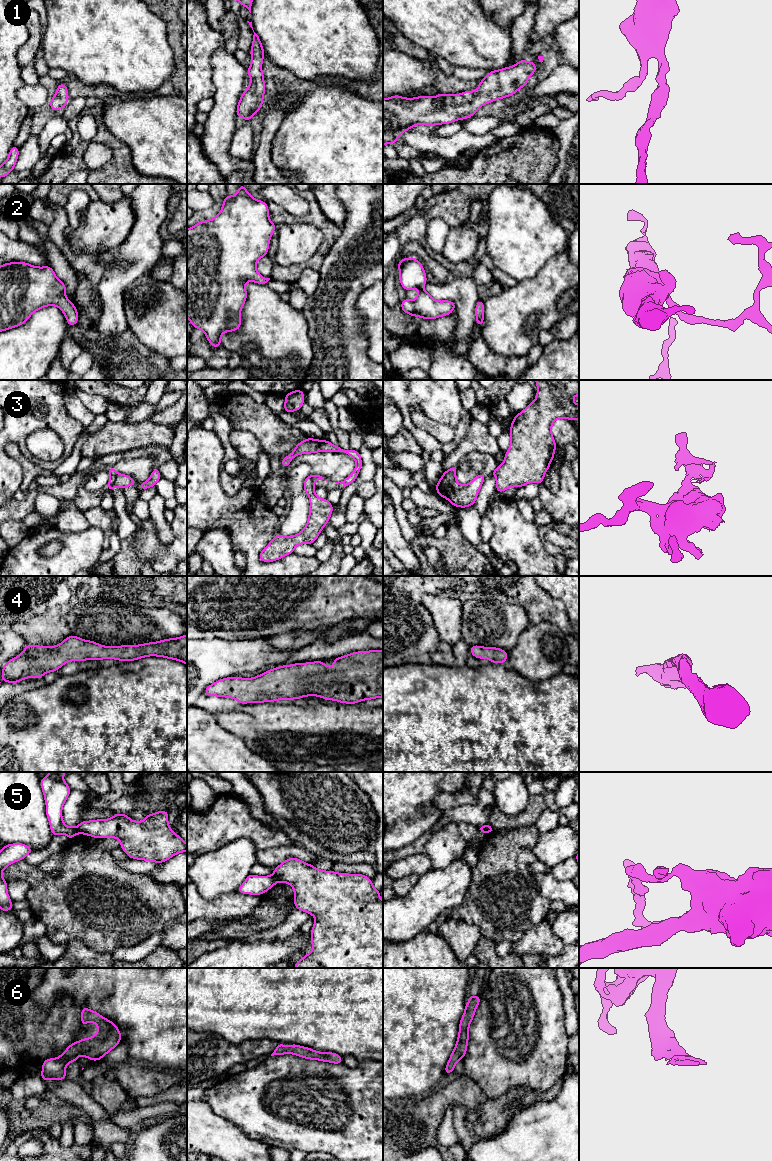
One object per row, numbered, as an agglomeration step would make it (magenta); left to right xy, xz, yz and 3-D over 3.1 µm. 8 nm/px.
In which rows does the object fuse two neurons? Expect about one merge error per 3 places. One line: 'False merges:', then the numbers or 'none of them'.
False merges: 3, 5

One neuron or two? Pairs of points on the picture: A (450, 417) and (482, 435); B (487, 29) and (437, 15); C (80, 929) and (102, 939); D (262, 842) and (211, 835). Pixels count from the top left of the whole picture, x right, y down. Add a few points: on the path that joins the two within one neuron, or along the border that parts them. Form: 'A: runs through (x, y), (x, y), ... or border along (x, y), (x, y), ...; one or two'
A: border along (473, 420), (466, 436), (456, 448); two
B: runs through (475, 29), (457, 29), (449, 21); one
C: runs through (85, 929), (92, 929), (97, 934); one
D: runs through (249, 831), (224, 831); one

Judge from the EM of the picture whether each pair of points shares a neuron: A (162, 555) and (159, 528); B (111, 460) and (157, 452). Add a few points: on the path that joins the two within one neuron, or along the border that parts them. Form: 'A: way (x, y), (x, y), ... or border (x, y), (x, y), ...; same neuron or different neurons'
A: border (169, 523), (173, 541), (168, 548); different neurons
B: way (122, 455), (146, 451); same neuron

